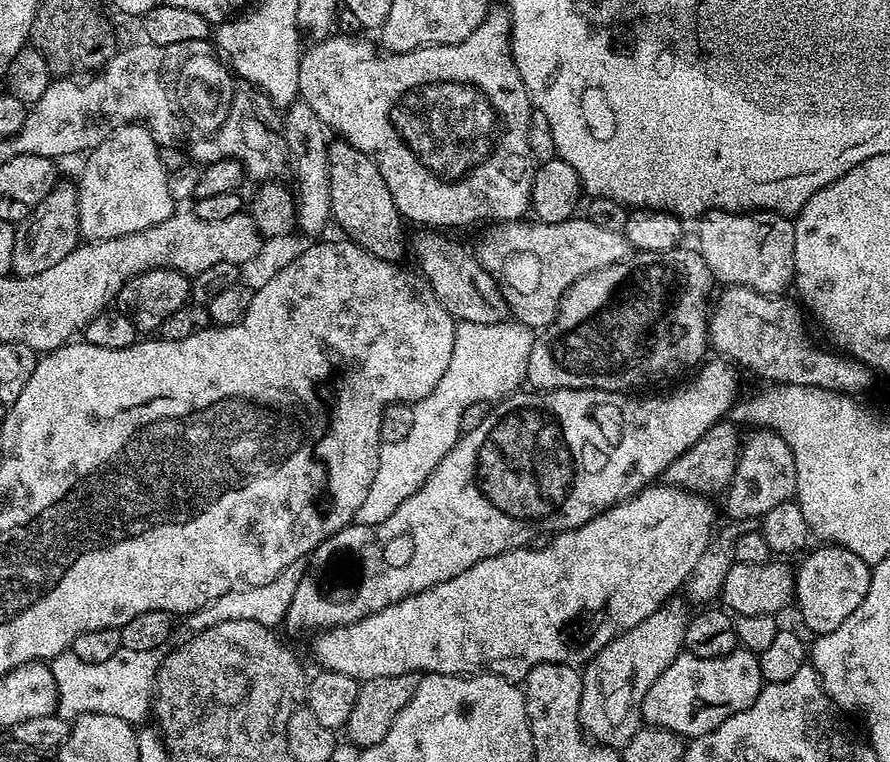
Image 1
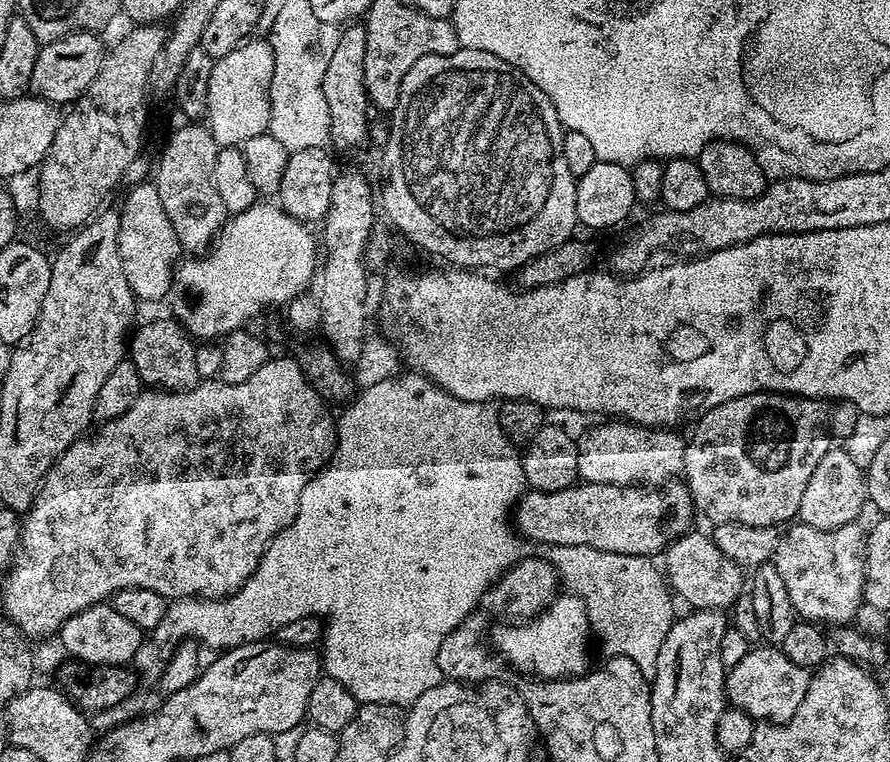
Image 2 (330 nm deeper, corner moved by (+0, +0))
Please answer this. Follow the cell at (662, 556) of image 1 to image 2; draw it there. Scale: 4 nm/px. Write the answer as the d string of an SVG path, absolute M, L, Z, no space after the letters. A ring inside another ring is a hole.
M557 595L539 616L533 616L527 622L497 624L500 625L496 629L491 629L490 644L499 659L503 663L505 660L510 667L520 672L533 672L531 675L541 680L563 680L570 676L585 675L589 671L588 636L590 640L593 630L588 623L586 606L576 596Z

